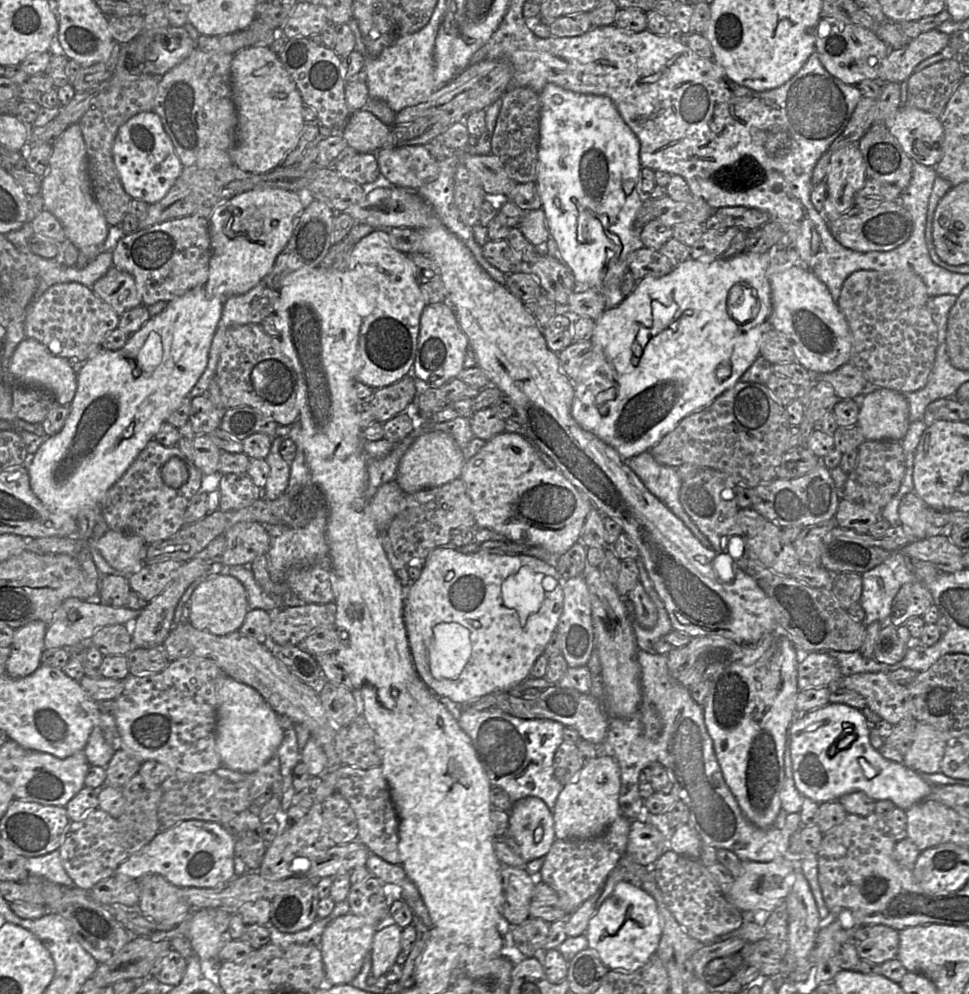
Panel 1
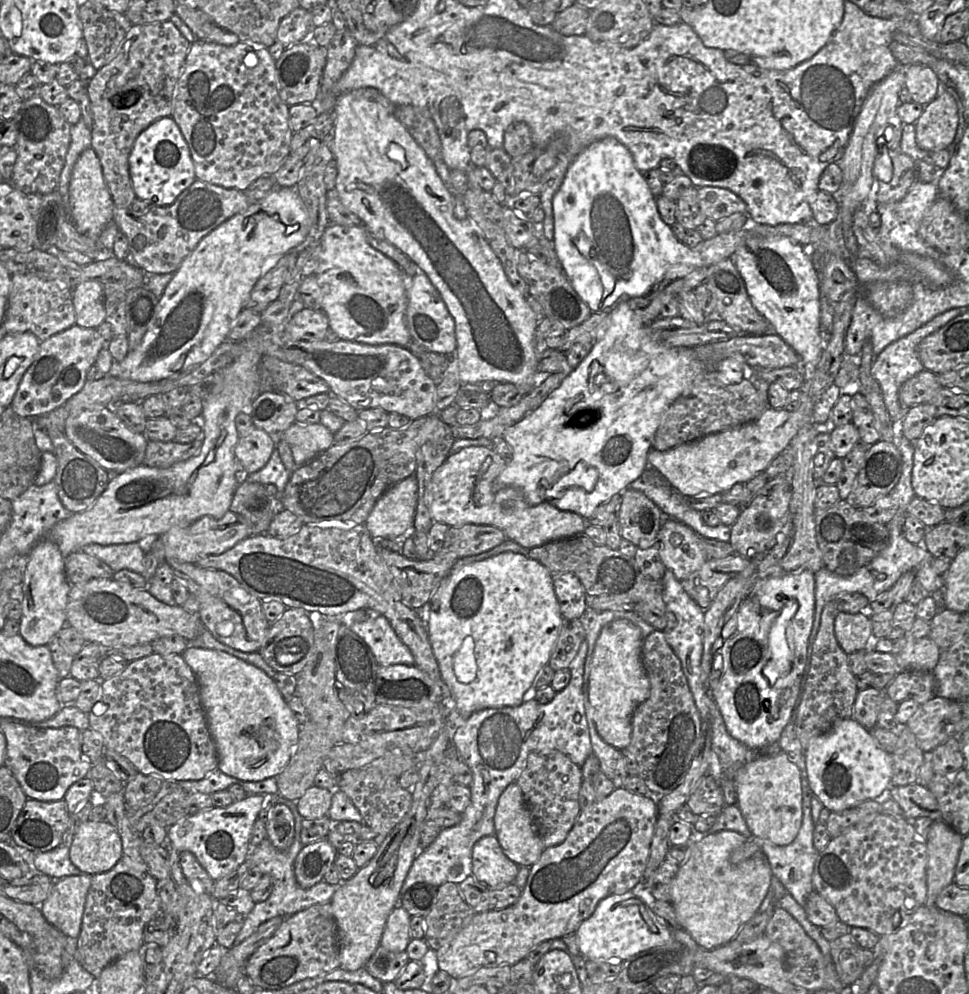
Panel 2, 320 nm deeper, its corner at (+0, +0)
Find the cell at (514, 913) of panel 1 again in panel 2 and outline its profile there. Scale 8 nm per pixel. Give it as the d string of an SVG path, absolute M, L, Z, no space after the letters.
M484 836L472 851L472 875L489 888L501 888L514 882L519 865L509 859L495 836Z

